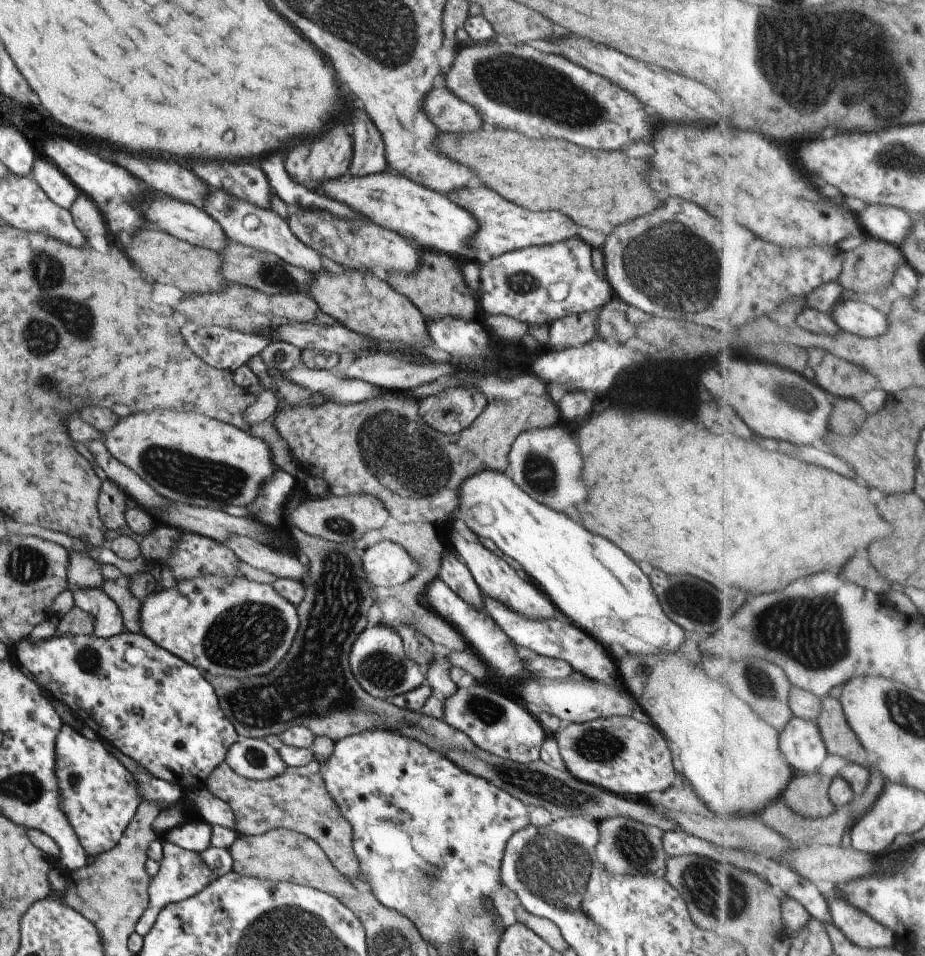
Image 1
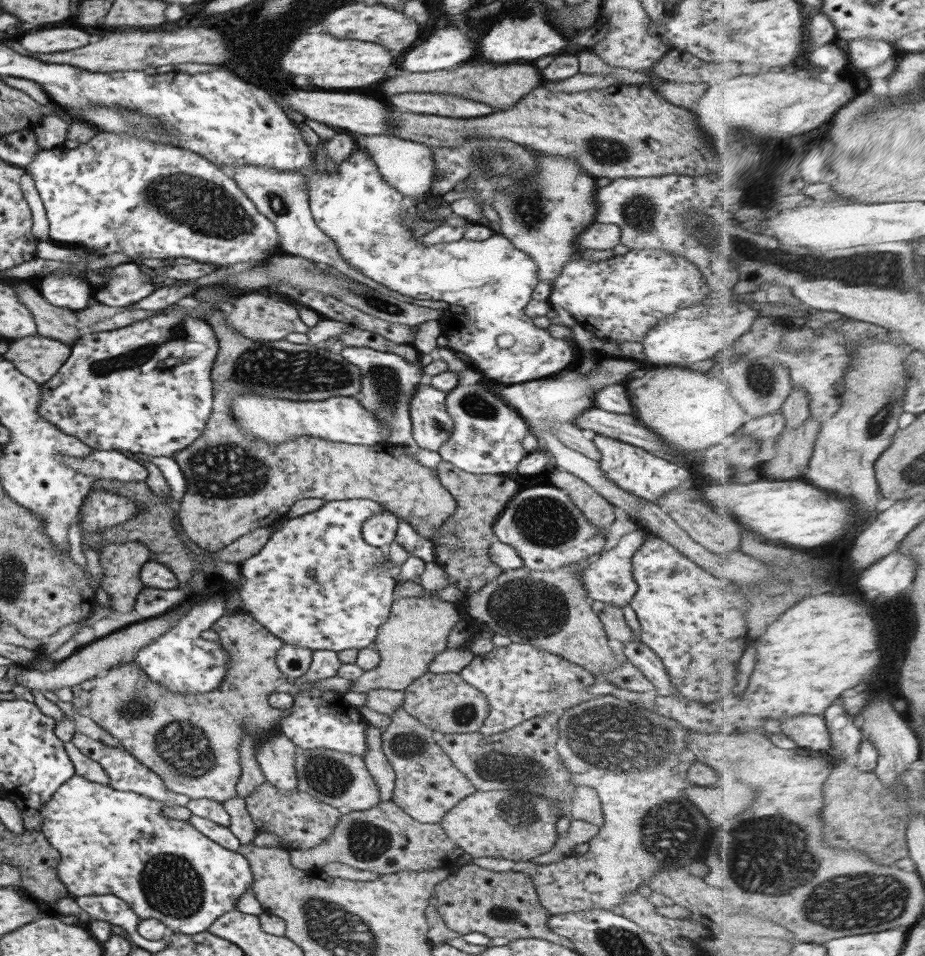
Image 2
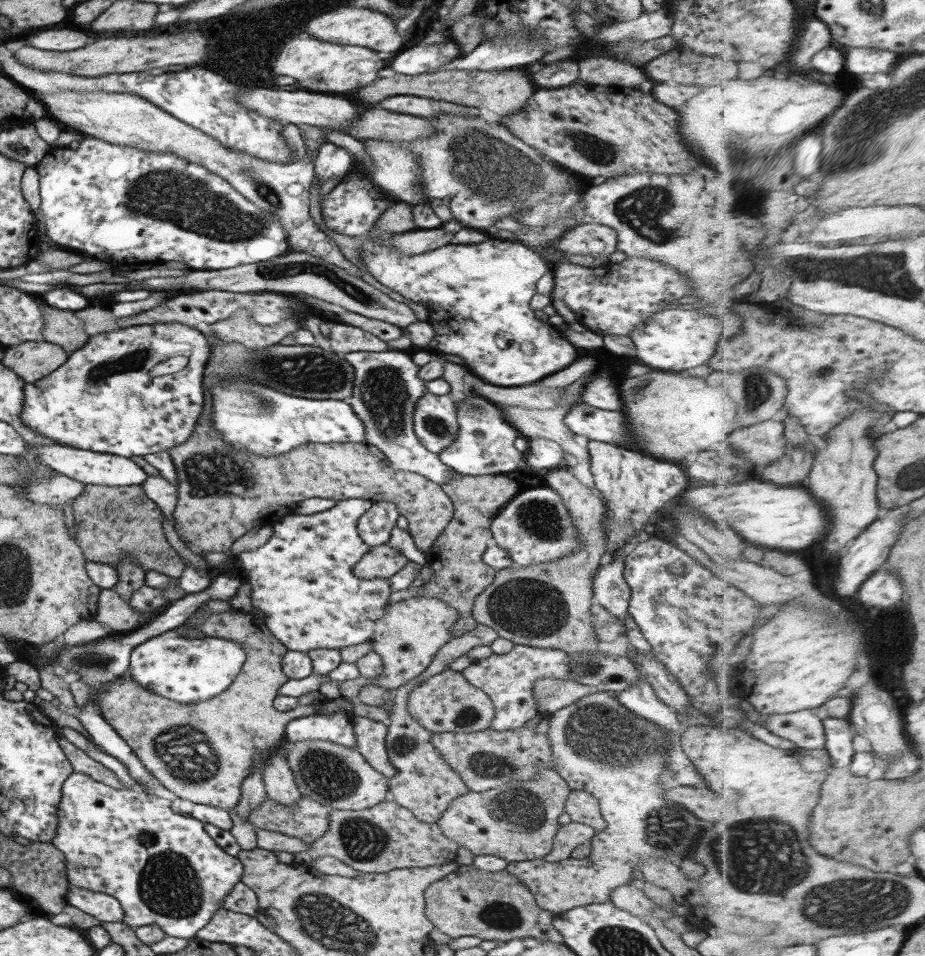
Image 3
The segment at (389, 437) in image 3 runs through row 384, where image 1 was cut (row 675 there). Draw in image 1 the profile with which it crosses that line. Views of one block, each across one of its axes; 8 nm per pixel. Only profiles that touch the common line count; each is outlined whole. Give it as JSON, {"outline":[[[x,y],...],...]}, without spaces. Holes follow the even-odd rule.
{"outline":[[[377,623],[357,635],[348,652],[348,665],[360,687],[373,698],[387,701],[425,683],[426,669],[408,659],[402,649],[399,635],[388,626]]]}

